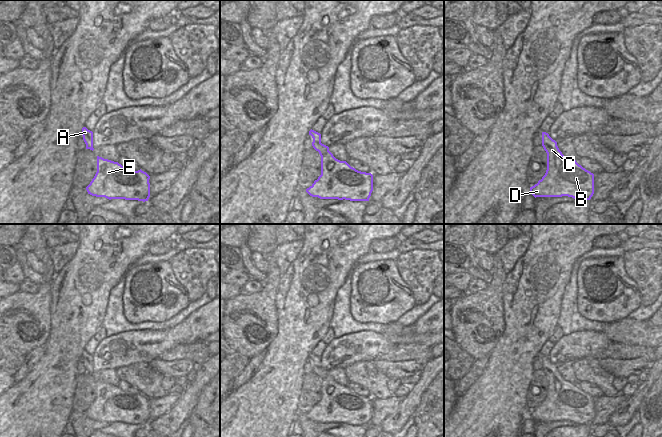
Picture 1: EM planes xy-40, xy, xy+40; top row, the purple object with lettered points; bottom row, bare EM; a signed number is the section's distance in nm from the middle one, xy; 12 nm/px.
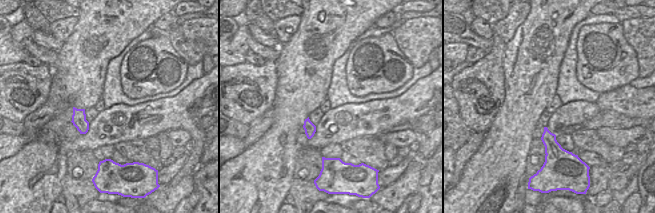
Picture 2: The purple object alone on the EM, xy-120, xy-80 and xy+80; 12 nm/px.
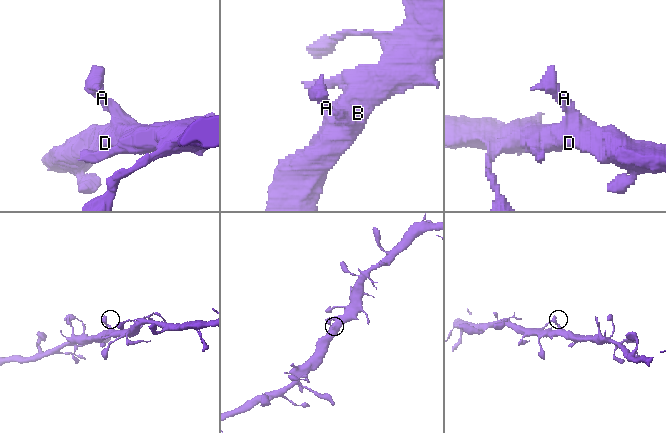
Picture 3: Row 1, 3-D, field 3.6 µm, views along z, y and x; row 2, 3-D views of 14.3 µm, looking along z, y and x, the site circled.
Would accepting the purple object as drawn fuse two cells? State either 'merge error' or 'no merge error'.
no merge error

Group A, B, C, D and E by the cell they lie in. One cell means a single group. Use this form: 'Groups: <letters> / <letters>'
Groups: A B C D E.

